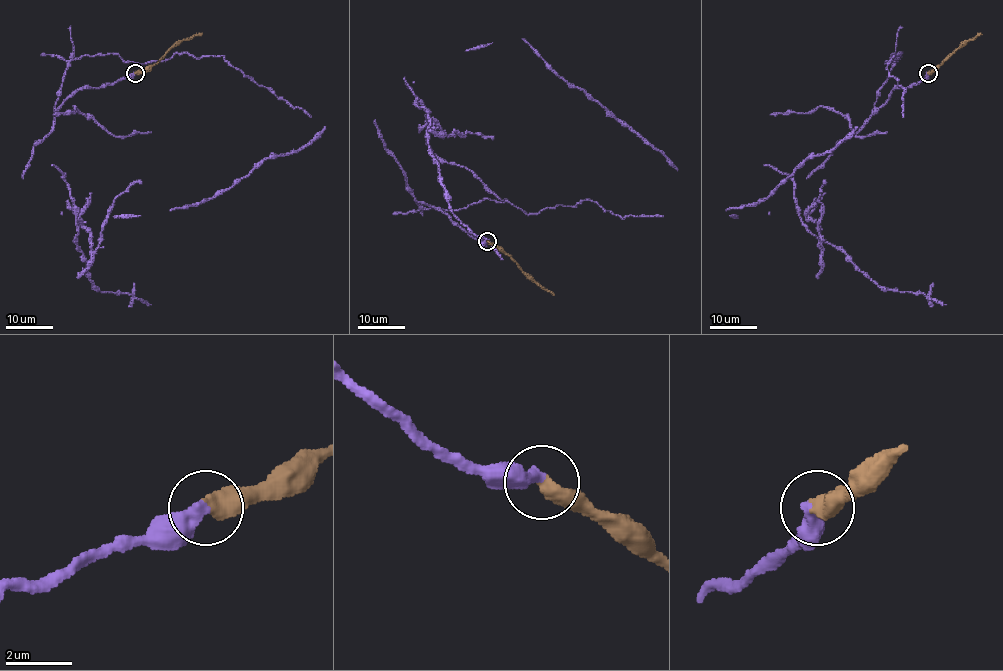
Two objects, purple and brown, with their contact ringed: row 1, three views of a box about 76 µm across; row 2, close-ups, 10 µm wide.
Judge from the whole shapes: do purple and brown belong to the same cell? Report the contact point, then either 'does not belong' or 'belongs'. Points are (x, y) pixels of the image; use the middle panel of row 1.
(487, 241) | belongs

